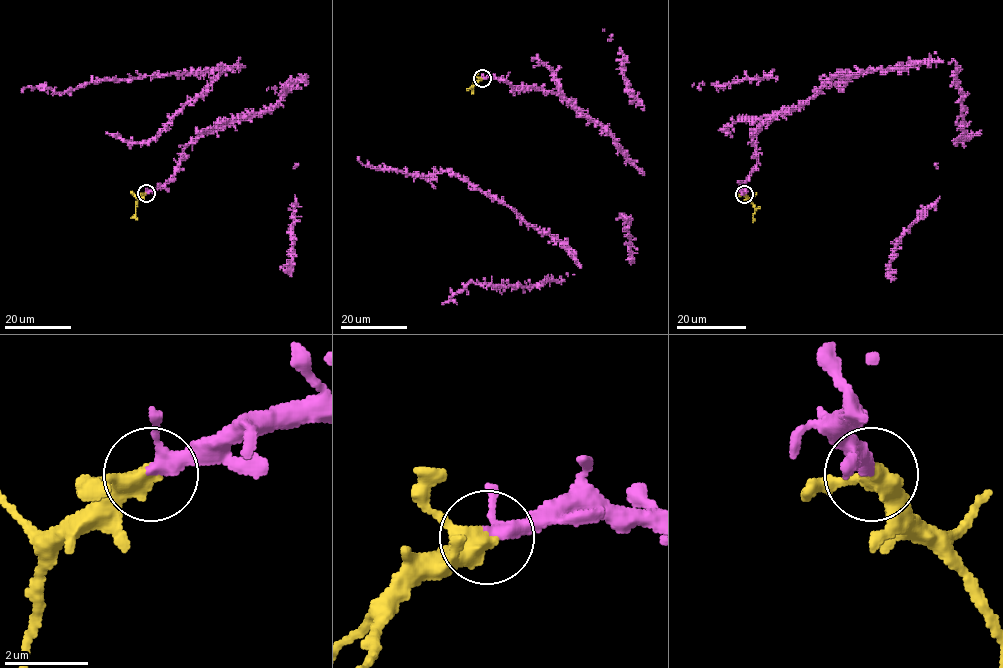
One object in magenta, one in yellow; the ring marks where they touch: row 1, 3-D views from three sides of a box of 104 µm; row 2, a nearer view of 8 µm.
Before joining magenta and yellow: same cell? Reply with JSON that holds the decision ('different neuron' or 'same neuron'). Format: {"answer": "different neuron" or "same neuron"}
{"answer": "same neuron"}

